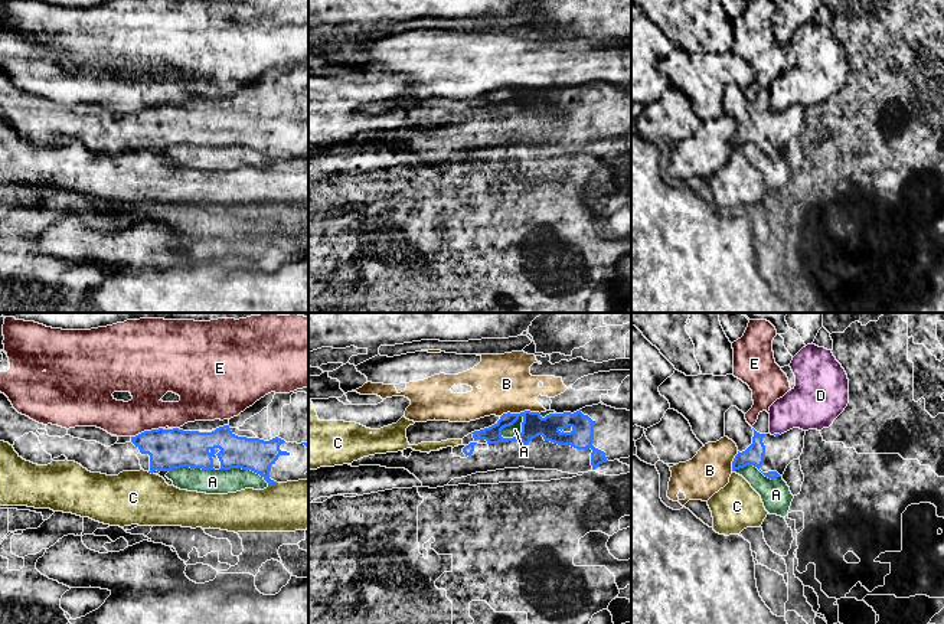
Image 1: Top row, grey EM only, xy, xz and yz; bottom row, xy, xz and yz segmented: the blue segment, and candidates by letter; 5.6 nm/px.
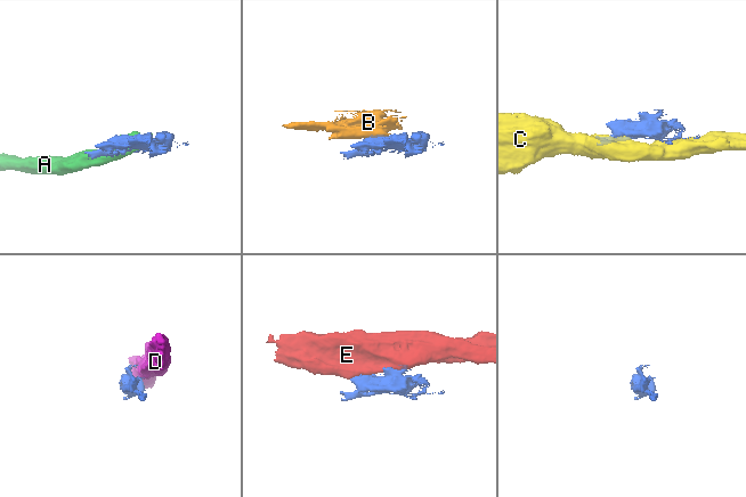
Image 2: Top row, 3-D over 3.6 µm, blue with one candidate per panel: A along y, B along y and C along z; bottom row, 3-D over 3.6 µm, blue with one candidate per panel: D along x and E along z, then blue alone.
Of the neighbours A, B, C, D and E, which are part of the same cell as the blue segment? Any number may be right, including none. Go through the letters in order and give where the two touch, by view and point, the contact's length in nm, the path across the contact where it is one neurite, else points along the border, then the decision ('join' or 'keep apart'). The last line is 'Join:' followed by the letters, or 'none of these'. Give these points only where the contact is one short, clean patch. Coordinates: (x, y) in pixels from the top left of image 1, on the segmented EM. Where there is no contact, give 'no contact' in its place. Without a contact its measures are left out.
A: contact xz (508, 425); length 170 nm; keep apart
B: contact xz (521, 412); length 220 nm; border xz (539, 412), (505, 412), (500, 417); keep apart
C: contact xy (271, 483); length 50 nm; keep apart
D: contact yz (777, 434); length 50 nm; keep apart
E: contact xy (146, 431); length 190 nm; keep apart
Join: none of these

